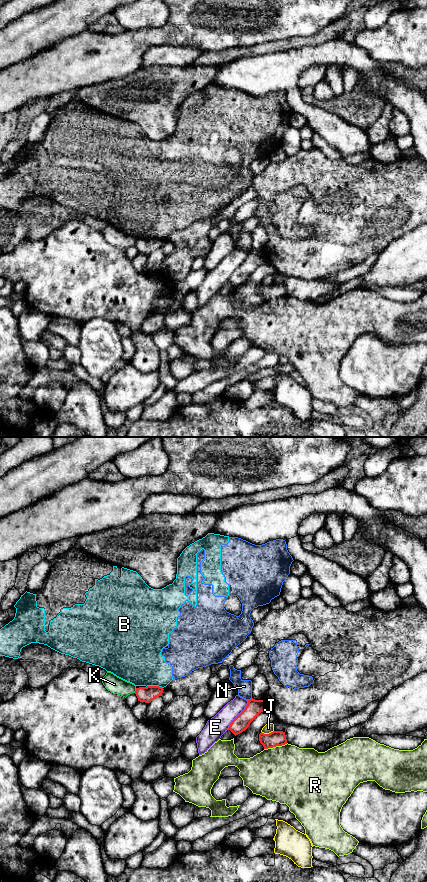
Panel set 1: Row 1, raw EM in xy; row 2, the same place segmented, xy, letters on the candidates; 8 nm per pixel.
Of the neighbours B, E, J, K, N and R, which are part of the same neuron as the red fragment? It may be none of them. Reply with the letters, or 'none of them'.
none of them

